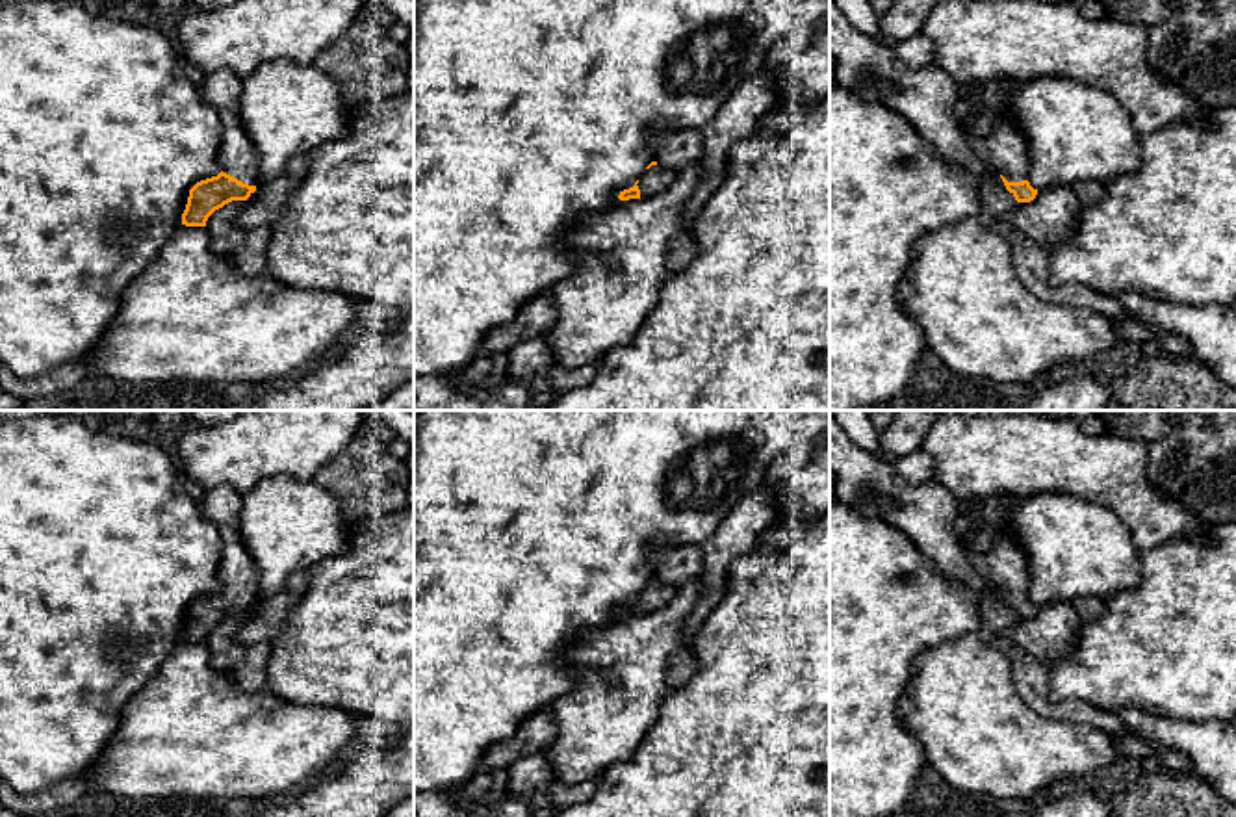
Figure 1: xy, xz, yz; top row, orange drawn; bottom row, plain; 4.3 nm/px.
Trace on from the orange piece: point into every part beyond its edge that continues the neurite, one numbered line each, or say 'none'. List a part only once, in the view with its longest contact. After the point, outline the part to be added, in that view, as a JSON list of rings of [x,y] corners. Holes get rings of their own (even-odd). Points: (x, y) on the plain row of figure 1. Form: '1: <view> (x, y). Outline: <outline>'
1: xy (221, 505). Outline: [[[215,486],[197,492],[202,514],[213,522],[223,540],[219,583],[223,589],[249,602],[258,602],[258,570],[241,542],[239,511],[241,496],[232,486]]]

